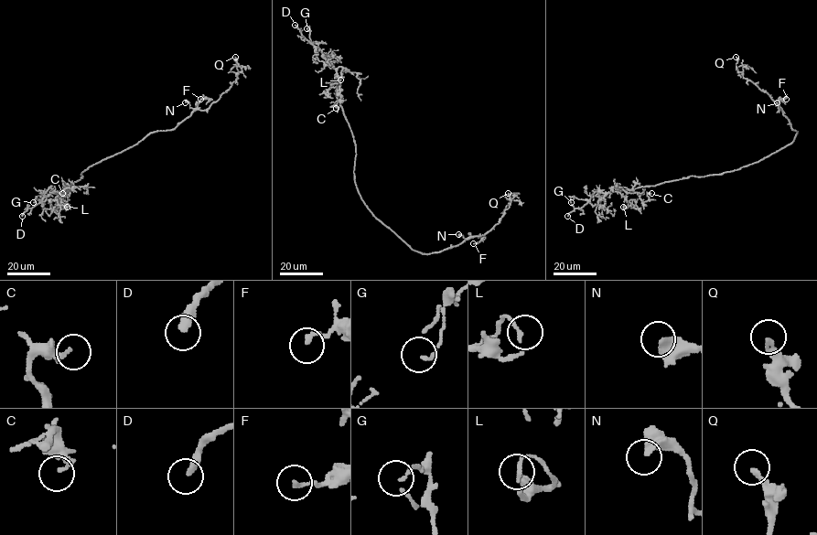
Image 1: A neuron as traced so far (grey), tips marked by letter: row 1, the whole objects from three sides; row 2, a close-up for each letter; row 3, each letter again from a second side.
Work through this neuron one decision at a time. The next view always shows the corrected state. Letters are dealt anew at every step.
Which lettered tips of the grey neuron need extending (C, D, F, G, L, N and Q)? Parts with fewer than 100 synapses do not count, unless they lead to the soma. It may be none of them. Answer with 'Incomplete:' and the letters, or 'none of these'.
Incomplete: D

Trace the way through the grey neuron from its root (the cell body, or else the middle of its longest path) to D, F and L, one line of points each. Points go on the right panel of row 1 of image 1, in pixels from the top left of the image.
D: (753, 163), (719, 174), (689, 176), (656, 186), (597, 193), (567, 216)
F: (753, 163), (794, 140), (797, 132), (791, 128), (779, 104), (779, 99), (786, 99)
L: (753, 163), (719, 174), (689, 176), (656, 186), (620, 189), (628, 203), (626, 208), (623, 207)

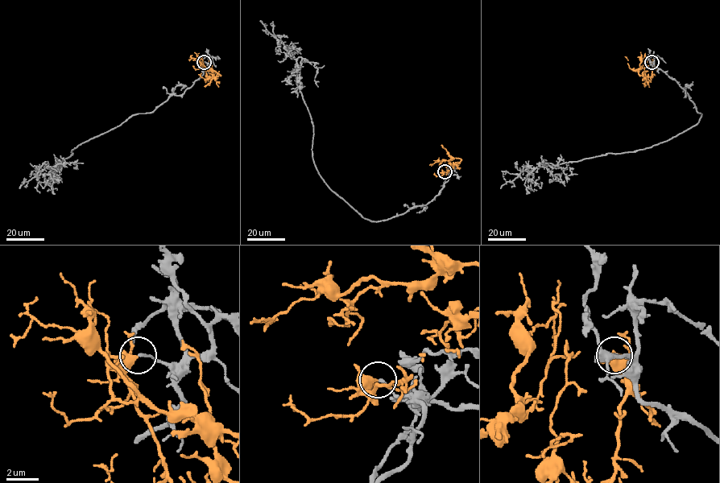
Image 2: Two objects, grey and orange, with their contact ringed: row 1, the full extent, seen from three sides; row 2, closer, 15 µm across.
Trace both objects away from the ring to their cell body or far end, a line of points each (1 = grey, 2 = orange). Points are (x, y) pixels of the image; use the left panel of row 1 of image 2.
1: (204, 62), (208, 68), (180, 95), (82, 143), (37, 175), (45, 186), (37, 182)
2: (204, 62), (203, 68), (208, 77), (216, 77), (220, 74), (205, 68), (192, 58), (192, 55)

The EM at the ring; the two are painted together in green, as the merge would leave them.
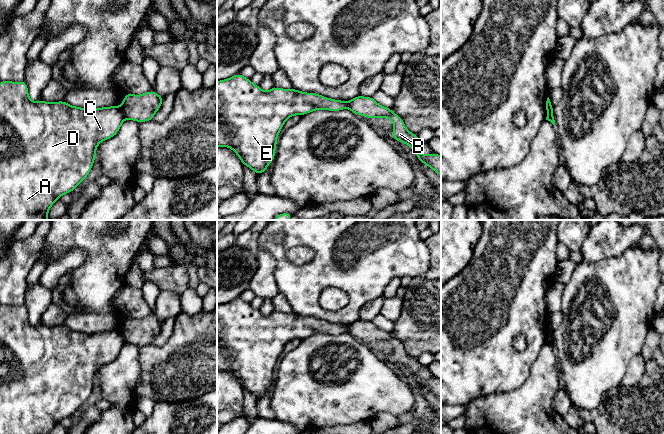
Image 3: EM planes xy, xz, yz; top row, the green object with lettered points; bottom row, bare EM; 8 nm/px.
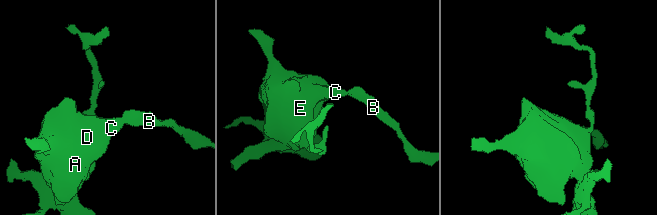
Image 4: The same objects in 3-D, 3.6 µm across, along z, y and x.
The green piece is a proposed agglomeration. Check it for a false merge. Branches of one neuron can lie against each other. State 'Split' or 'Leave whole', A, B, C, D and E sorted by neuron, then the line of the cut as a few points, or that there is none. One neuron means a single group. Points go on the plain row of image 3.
Split. Groups: A C D E / B. Split along xy (120, 331), (125, 341)

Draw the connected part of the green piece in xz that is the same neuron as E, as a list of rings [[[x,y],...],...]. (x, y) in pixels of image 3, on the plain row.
[[[237,297],[233,301],[217,305],[217,371],[230,371],[243,389],[260,399],[274,384],[277,360],[288,342],[320,333],[340,335],[345,332],[345,325],[294,312],[287,314],[274,310],[269,315],[262,315],[259,309],[254,309],[250,303]]]

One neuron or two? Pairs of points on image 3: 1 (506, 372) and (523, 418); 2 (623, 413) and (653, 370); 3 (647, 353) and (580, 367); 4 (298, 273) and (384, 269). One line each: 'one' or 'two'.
1: two
2: one
3: two
4: one

